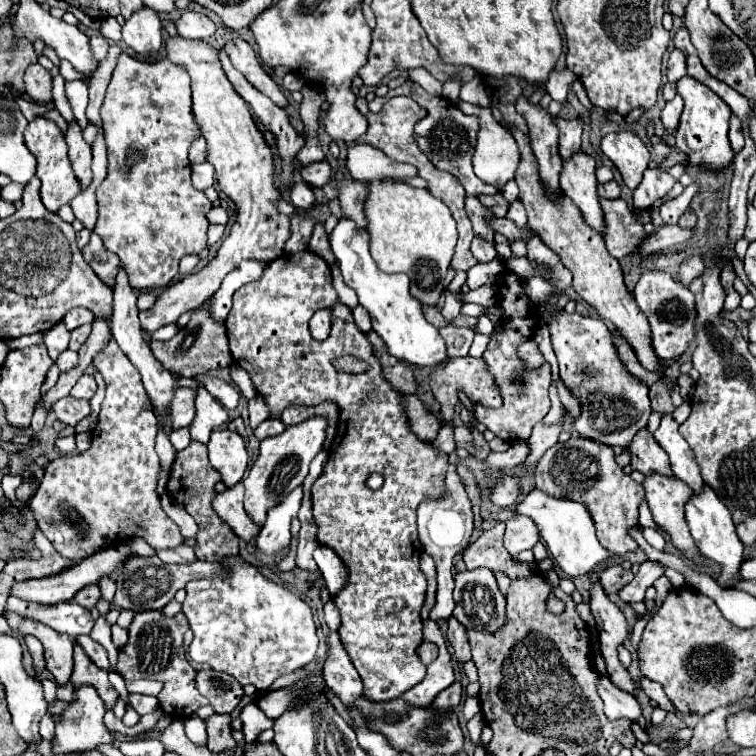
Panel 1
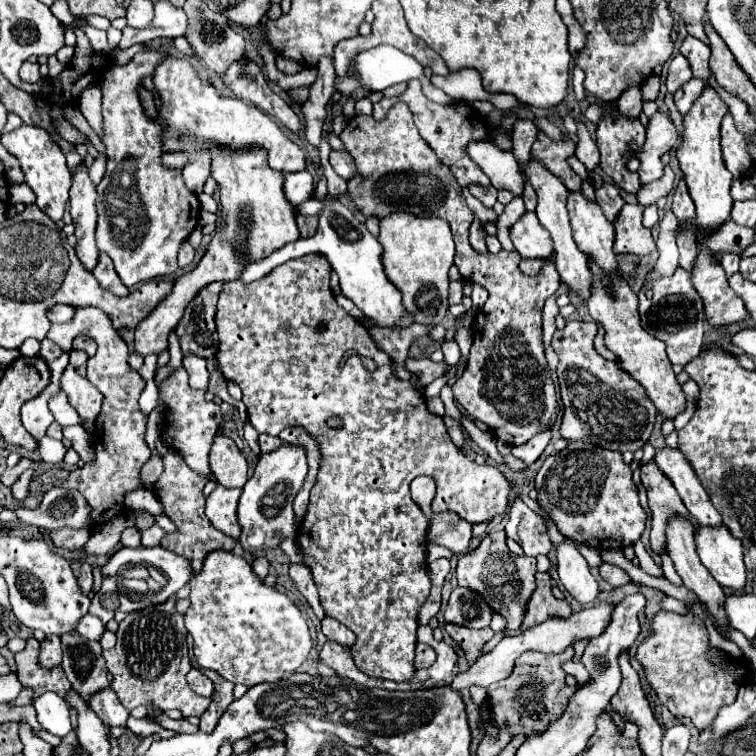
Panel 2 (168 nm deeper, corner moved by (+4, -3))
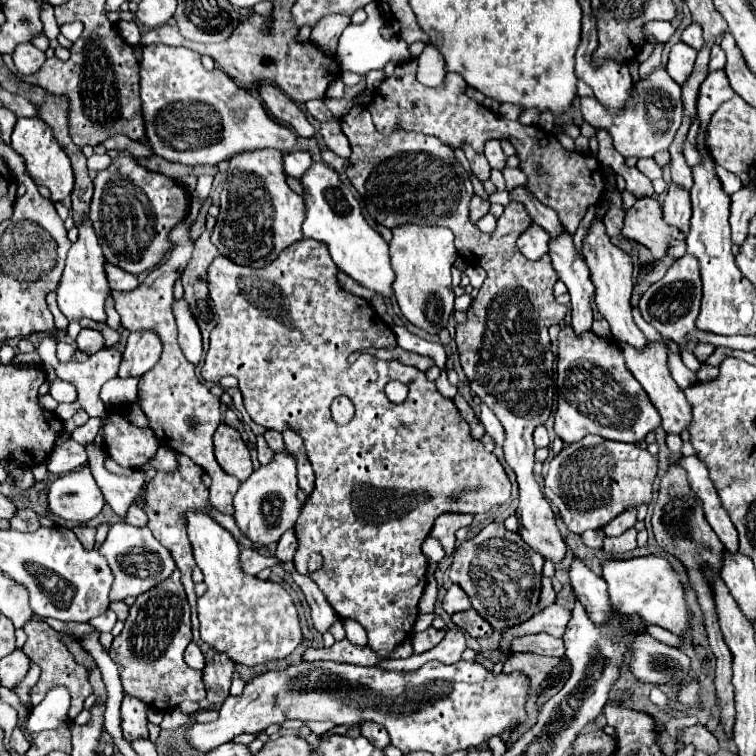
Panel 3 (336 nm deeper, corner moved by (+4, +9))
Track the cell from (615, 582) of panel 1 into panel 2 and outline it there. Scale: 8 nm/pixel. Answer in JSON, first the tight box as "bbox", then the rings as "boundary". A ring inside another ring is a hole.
{"bbox":[599,564,631,586],"boundary":[[[601,564],[599,572],[611,586],[623,586],[623,584],[631,582],[629,574],[625,570],[621,570],[619,566],[613,566],[613,564]]]}

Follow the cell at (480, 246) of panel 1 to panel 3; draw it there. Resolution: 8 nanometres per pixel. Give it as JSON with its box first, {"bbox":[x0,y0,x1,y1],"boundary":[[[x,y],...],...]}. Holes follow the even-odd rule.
{"bbox":[471,196,489,224],"boundary":[[[473,196],[473,200],[471,200],[471,222],[477,224],[477,220],[481,220],[487,212],[489,212],[489,202],[481,200],[479,196]]]}

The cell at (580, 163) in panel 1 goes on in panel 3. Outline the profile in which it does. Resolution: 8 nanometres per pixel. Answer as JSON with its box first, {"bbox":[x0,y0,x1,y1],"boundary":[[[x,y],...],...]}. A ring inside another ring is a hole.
{"bbox":[583,218,647,350],"boundary":[[[595,218],[587,230],[587,236],[583,240],[583,254],[585,254],[585,262],[589,264],[589,270],[591,270],[591,282],[595,284],[595,304],[597,304],[601,316],[609,322],[613,338],[627,342],[637,350],[643,350],[647,344],[647,338],[635,326],[633,316],[631,316],[631,304],[629,304],[631,292],[633,292],[633,280],[631,280],[633,262],[627,252],[623,252],[619,246],[615,246],[611,242],[601,218]]]}

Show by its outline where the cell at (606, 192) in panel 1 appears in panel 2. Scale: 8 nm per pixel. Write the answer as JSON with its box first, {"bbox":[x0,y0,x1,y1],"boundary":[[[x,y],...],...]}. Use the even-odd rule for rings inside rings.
{"bbox":[595,182,625,224],"boundary":[[[603,182],[603,186],[595,190],[595,196],[597,196],[597,204],[599,204],[599,208],[603,210],[605,218],[613,224],[613,222],[617,220],[621,208],[625,206],[623,198],[619,196],[617,186],[611,184],[611,182]]]}

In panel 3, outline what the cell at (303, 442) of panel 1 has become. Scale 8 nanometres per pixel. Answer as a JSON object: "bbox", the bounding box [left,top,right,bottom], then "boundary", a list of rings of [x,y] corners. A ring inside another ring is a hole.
{"bbox":[235,450,301,546],"boundary":[[[289,450],[275,452],[273,460],[257,468],[245,482],[241,482],[239,492],[235,494],[235,520],[241,532],[257,546],[267,546],[277,542],[285,530],[295,526],[295,520],[301,512],[301,500],[297,498],[297,460]]]}

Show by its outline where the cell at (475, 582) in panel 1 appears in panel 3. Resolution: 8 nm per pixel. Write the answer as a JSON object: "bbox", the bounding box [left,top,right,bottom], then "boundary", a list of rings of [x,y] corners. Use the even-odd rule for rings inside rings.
{"bbox":[443,584,471,614],"boundary":[[[453,584],[443,598],[443,610],[447,614],[455,614],[455,612],[463,612],[469,608],[471,608],[469,596],[465,596],[465,590],[459,584]]]}

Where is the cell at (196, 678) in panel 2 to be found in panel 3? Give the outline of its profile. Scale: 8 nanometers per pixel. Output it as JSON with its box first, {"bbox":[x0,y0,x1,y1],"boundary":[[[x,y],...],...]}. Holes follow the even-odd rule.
{"bbox":[185,642,205,670],"boundary":[[[191,642],[187,646],[187,650],[185,650],[185,662],[187,662],[187,666],[191,666],[195,670],[203,670],[205,668],[205,658],[203,658],[203,654],[201,654],[201,650],[199,650],[199,646],[195,642]]]}

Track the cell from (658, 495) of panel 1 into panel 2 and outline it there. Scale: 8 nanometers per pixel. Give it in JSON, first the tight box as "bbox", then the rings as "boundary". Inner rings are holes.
{"bbox":[667,518,729,632],"boundary":[[[673,518],[669,522],[669,528],[667,528],[667,554],[671,556],[679,576],[683,578],[683,584],[695,592],[695,596],[701,600],[701,604],[705,606],[705,610],[715,618],[715,624],[719,628],[719,632],[725,632],[729,630],[729,620],[727,620],[727,614],[725,614],[725,592],[723,588],[715,582],[715,578],[709,574],[709,570],[703,566],[703,562],[699,560],[697,556],[697,550],[695,550],[695,538],[693,538],[693,526],[689,524],[689,520],[685,522],[683,518]]]}

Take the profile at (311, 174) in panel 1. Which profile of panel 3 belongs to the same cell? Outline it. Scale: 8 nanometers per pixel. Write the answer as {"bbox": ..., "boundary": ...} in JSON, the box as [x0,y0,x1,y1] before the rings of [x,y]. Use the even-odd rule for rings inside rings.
{"bbox":[141,44,297,166],"boundary":[[[151,44],[143,48],[141,100],[145,112],[145,136],[149,138],[153,152],[169,162],[179,162],[187,166],[215,166],[217,162],[223,162],[229,156],[245,150],[275,148],[287,154],[297,144],[295,132],[287,124],[275,122],[263,108],[261,100],[253,98],[247,90],[237,86],[233,78],[229,78],[225,72],[221,70],[207,72],[201,64],[201,56],[183,46]]]}

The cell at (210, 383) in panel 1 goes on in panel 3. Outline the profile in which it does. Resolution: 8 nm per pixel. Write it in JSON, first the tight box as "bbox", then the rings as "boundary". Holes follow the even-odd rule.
{"bbox":[173,300,201,366],"boundary":[[[179,300],[179,302],[173,304],[173,314],[175,314],[175,320],[177,320],[177,328],[179,328],[181,350],[183,350],[185,358],[191,364],[197,366],[199,358],[201,358],[201,332],[199,332],[199,326],[193,320],[185,300]]]}

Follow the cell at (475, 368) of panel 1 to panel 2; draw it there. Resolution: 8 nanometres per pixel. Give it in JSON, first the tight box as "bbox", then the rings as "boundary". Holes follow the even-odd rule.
{"bbox":[405,358,445,386],"boundary":[[[407,358],[405,360],[405,368],[415,374],[421,382],[421,386],[427,386],[431,384],[435,378],[443,376],[445,372],[445,364],[437,364],[437,362],[431,362],[429,358]]]}

